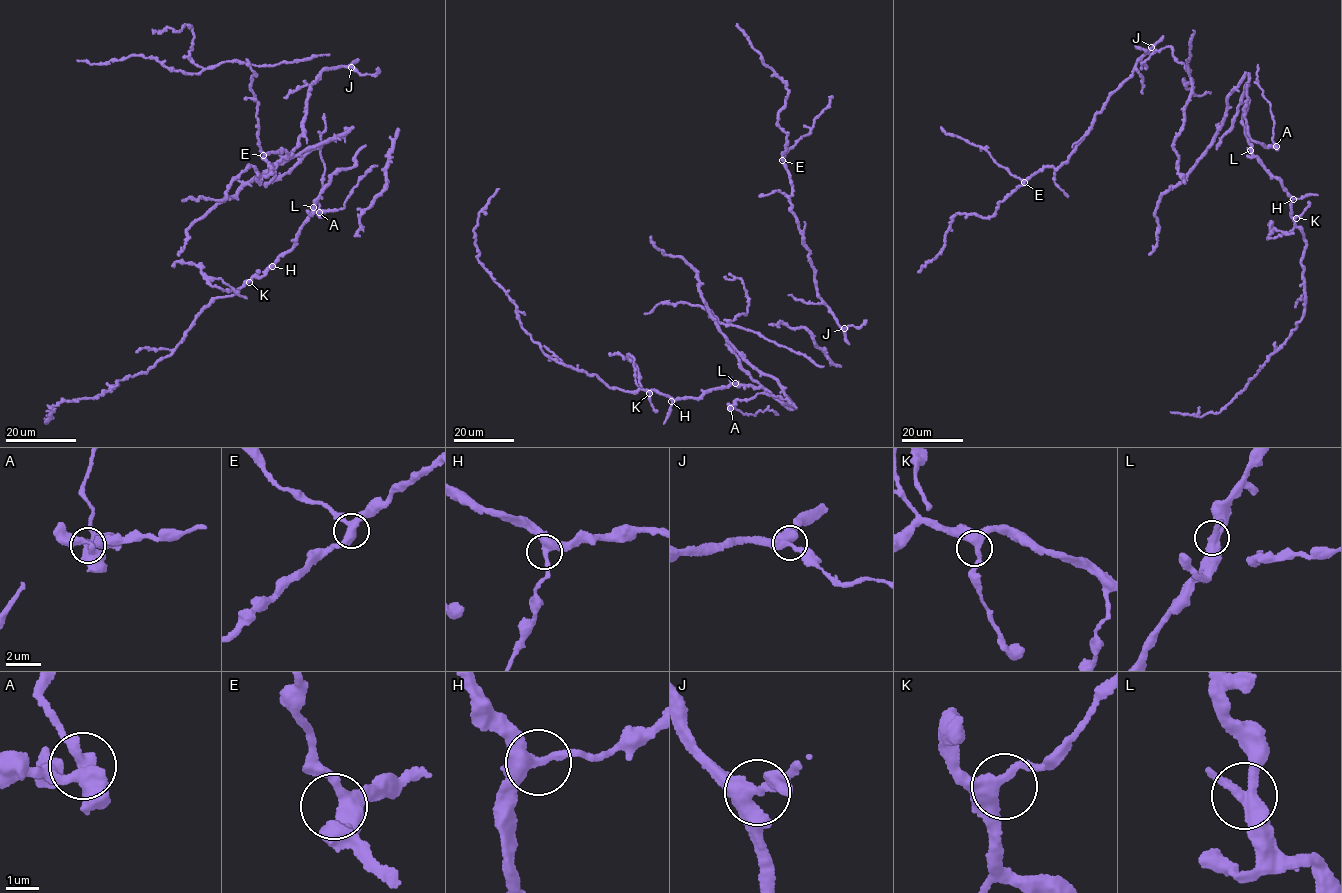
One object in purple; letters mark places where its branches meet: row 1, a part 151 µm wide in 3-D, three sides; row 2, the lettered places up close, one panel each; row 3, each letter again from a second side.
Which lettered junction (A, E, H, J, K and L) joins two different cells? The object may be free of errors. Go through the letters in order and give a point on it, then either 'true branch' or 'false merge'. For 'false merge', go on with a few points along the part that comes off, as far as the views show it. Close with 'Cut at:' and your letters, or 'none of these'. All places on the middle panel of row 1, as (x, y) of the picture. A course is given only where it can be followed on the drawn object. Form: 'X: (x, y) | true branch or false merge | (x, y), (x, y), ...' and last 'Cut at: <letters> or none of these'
A: (730, 408) | false merge | (730, 408), (734, 406), (755, 416), (757, 412), (767, 409), (778, 415)
E: (782, 160) | true branch
H: (671, 401) | true branch
J: (844, 328) | true branch
K: (649, 393) | true branch
L: (735, 383) | true branch
Cut at: A

